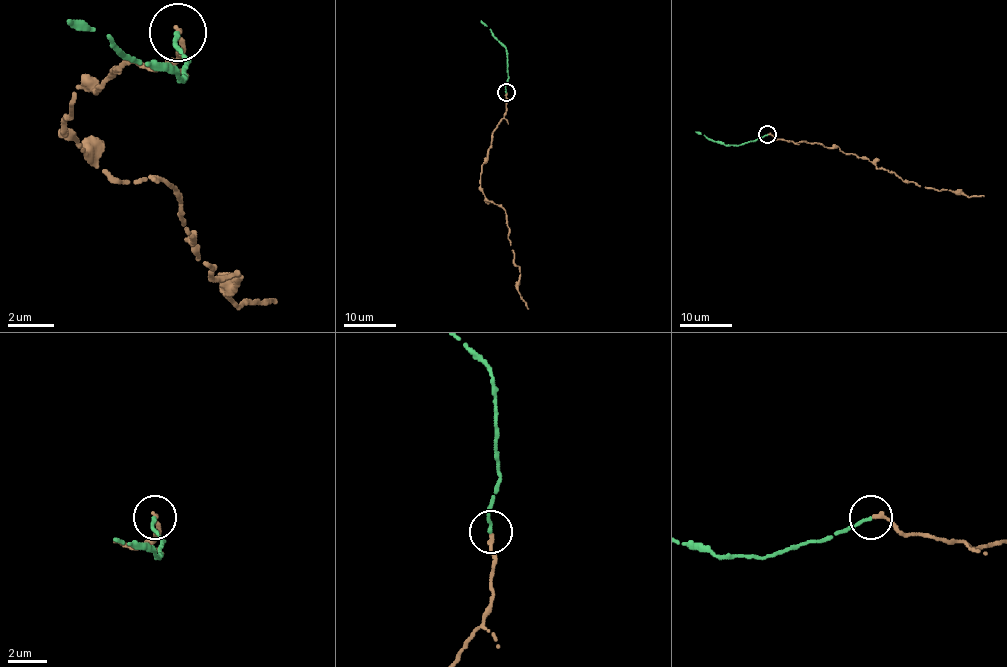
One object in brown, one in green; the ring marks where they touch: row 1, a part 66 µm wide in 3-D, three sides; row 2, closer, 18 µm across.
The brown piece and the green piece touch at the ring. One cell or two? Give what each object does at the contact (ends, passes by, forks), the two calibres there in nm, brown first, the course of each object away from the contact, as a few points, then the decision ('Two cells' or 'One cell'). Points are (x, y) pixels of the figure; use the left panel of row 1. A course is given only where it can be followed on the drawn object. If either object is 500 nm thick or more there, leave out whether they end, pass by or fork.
At the ring brown ends. At the ring green ends. Thickness 240 nm (brown) against 180 nm. Course of brown: (179, 31), (179, 59), (81, 88), (64, 134), (179, 192), (196, 261), (242, 278), (231, 301), (277, 301). Course of green: (179, 31), (173, 42), (191, 59), (185, 82), (179, 77), (127, 59), (110, 36), (70, 19). One cell

